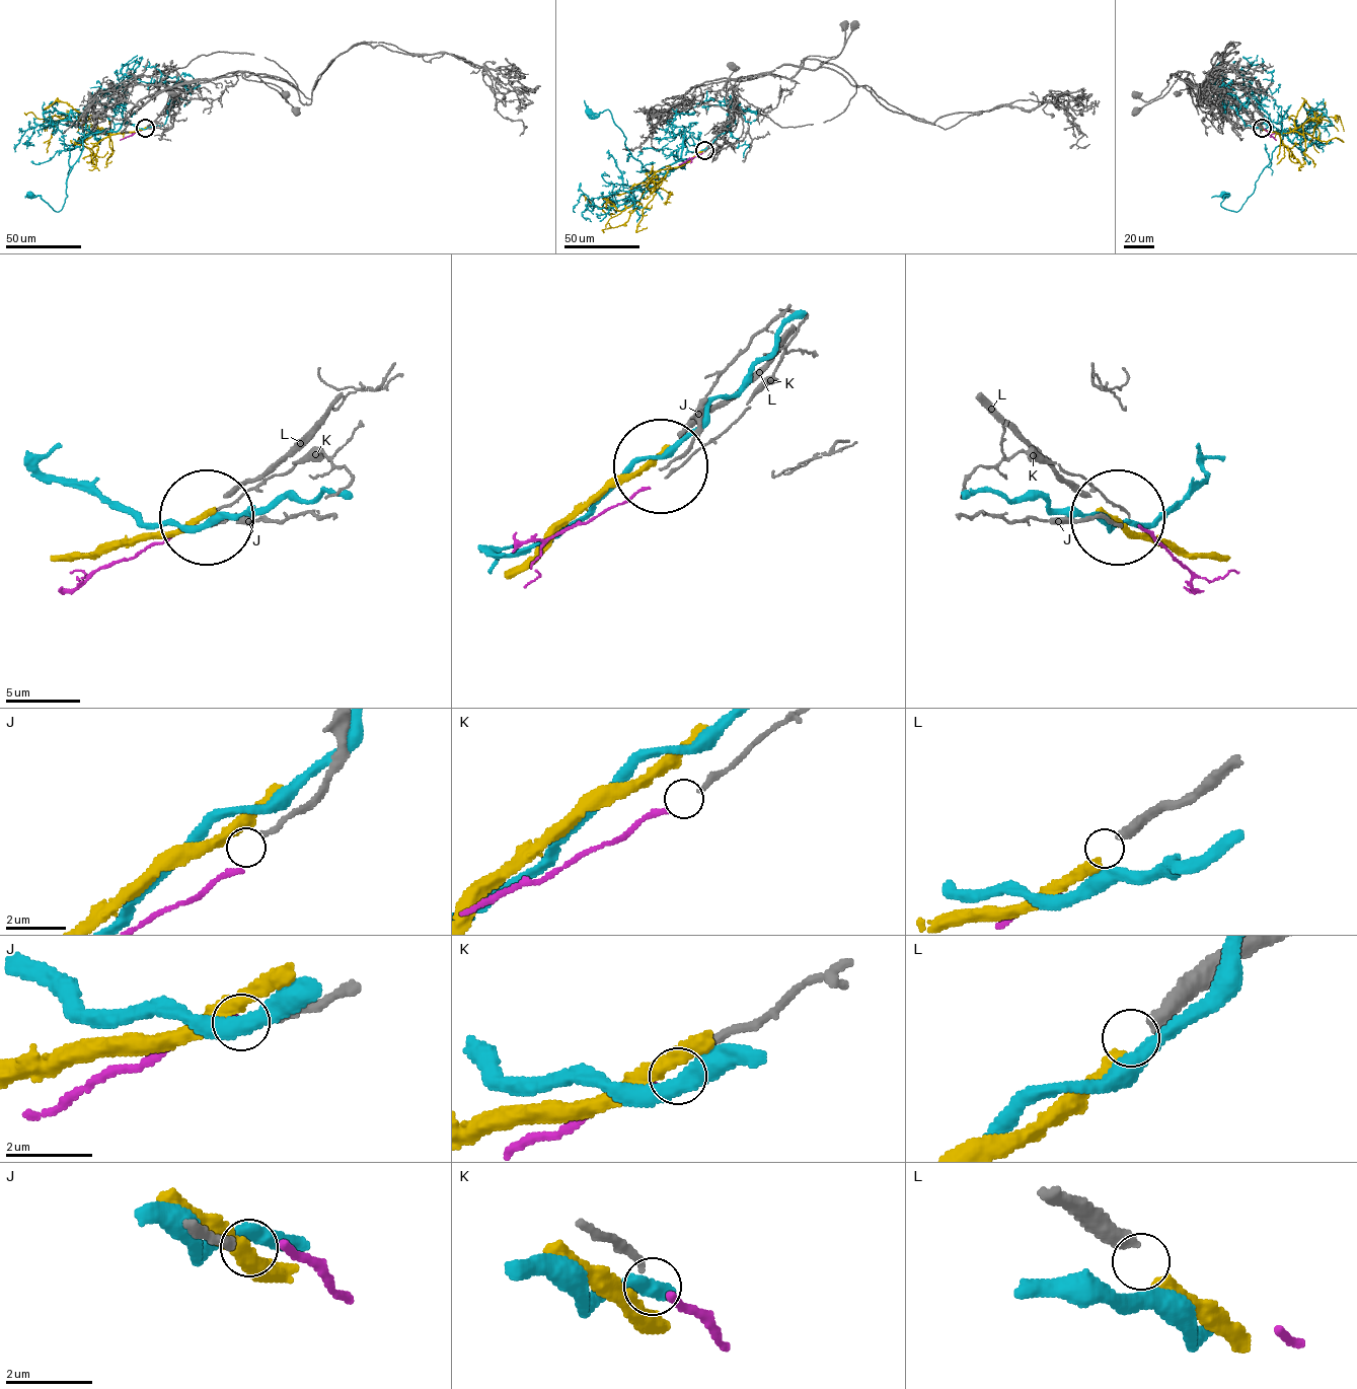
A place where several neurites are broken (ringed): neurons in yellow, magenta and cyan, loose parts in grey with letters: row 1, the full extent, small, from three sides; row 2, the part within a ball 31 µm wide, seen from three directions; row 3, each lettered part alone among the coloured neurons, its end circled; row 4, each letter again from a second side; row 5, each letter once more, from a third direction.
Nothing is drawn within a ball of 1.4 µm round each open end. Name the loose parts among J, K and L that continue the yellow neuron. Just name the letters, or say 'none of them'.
L

